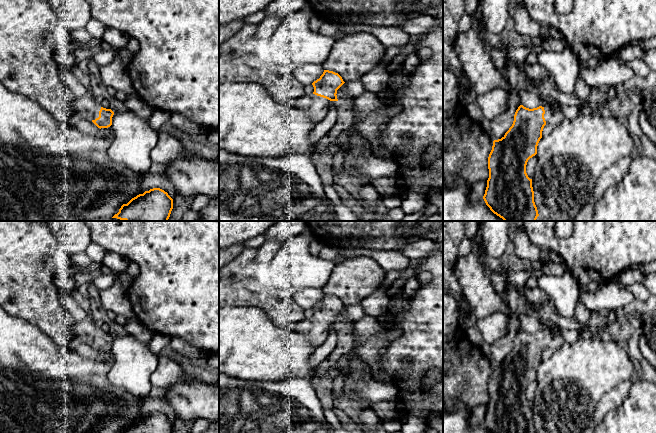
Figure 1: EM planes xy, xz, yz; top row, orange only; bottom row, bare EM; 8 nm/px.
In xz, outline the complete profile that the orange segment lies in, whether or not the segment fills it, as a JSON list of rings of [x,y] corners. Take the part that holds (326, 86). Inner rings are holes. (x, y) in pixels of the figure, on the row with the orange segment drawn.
[[[324,70],[319,79],[312,83],[314,92],[295,99],[291,104],[311,116],[314,126],[328,114],[333,101],[338,101],[337,90],[344,84],[342,77],[333,71]]]

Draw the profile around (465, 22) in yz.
[[[465,12],[459,21],[458,32],[467,31],[471,27],[471,24],[472,18]]]

